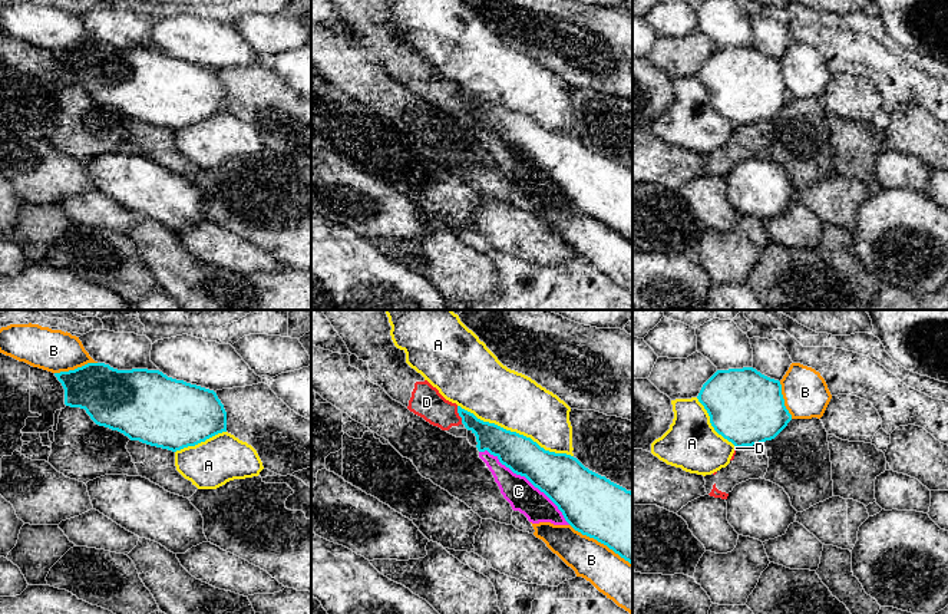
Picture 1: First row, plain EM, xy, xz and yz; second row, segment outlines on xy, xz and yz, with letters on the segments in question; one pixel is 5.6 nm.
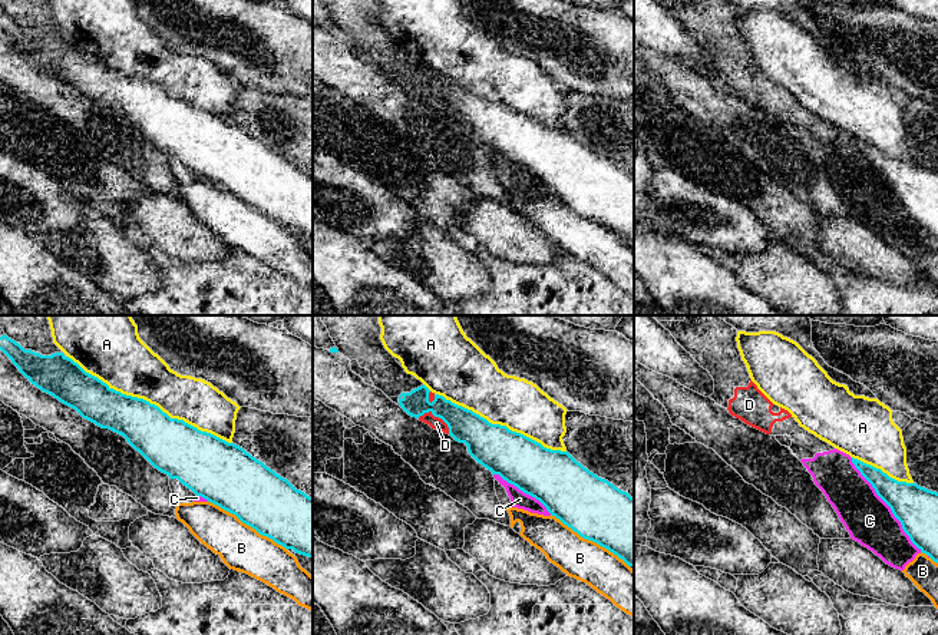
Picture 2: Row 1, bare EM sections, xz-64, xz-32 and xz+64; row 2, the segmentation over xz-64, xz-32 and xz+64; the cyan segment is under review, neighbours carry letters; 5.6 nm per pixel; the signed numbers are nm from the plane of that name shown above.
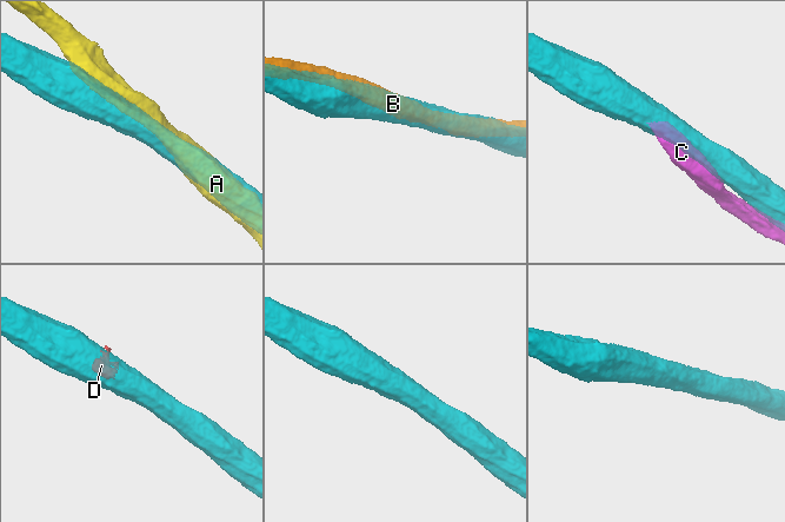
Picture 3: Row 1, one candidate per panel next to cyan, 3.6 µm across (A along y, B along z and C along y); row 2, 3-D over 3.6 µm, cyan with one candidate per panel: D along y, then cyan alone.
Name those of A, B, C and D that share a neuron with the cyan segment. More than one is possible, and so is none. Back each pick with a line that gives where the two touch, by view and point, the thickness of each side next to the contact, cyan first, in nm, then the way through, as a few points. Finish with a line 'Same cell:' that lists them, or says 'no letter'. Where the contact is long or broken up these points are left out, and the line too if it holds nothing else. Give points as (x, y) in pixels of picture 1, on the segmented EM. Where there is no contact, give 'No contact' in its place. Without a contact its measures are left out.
Same cell: no letter

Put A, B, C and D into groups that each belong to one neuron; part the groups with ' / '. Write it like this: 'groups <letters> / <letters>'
groups A / B / C D

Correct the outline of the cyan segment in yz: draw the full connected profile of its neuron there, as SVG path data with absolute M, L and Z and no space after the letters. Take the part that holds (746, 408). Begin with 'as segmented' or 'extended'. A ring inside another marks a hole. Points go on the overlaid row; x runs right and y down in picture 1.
as segmented; M753 367L717 370L697 399L714 430L736 448L772 440L792 420L780 382Z

